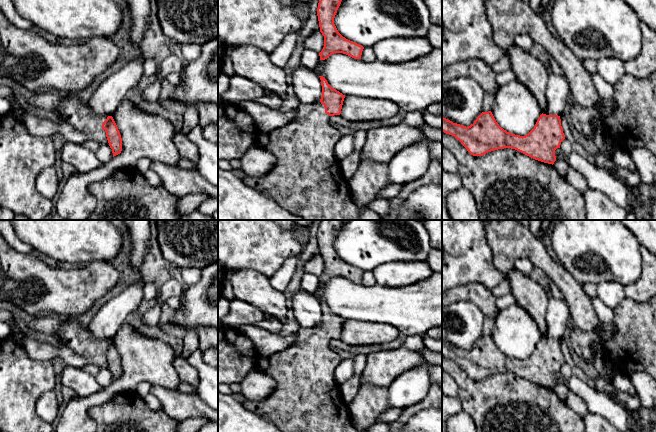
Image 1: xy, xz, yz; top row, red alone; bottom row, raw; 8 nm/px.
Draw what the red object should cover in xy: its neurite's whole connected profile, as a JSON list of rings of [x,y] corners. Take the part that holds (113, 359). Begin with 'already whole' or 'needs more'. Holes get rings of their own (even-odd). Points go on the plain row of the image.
needs more; [[[43,314],[35,317],[25,328],[28,332],[55,334],[65,346],[81,356],[90,356],[101,351],[106,356],[113,381],[122,375],[122,362],[113,341],[96,339],[86,328],[71,318],[61,321]]]

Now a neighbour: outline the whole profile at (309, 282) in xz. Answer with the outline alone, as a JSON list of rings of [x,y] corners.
[[[303,273],[302,280],[301,280],[301,288],[304,290],[314,293],[320,284],[319,277],[312,275],[310,273]]]

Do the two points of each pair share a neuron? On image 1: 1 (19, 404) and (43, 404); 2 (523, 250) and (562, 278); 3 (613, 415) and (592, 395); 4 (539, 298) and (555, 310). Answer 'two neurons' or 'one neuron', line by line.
1: two neurons
2: one neuron
3: one neuron
4: two neurons

